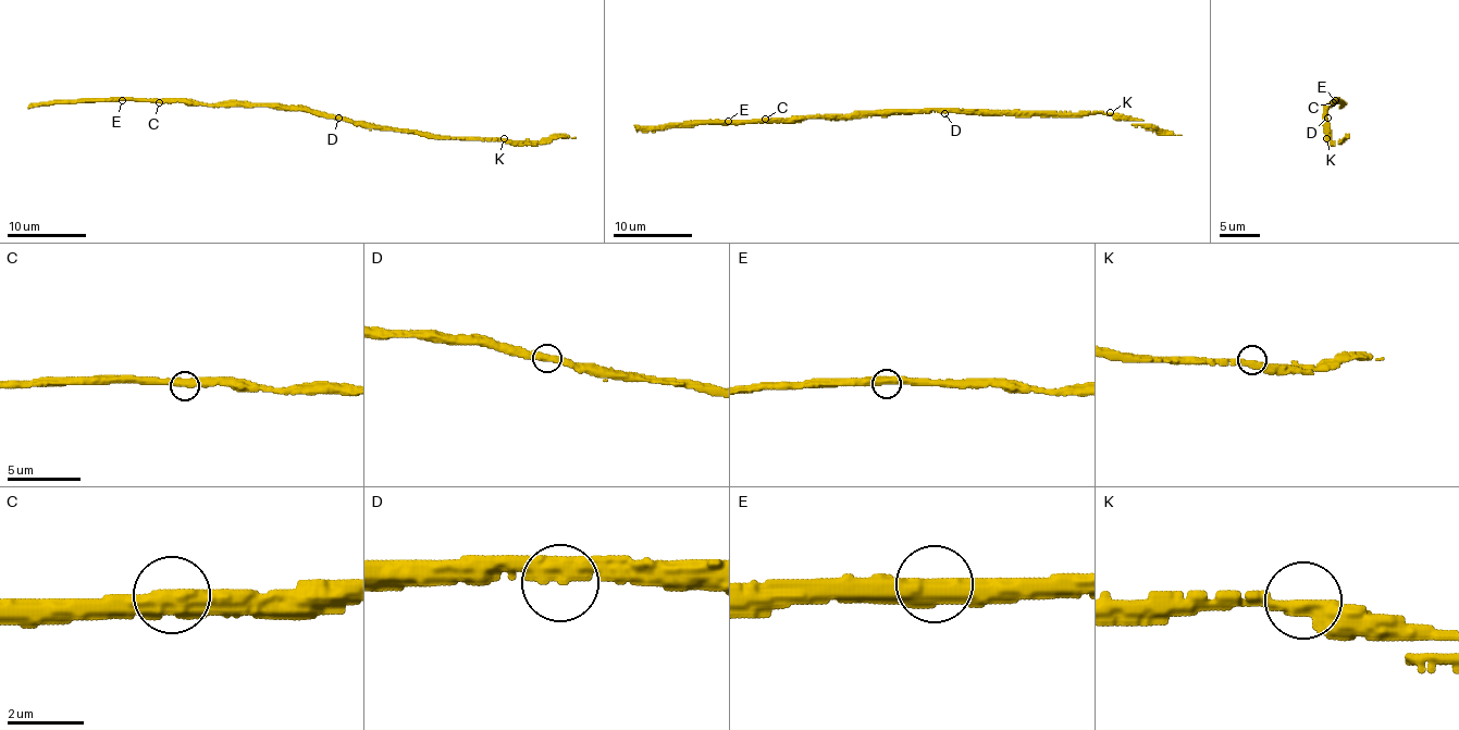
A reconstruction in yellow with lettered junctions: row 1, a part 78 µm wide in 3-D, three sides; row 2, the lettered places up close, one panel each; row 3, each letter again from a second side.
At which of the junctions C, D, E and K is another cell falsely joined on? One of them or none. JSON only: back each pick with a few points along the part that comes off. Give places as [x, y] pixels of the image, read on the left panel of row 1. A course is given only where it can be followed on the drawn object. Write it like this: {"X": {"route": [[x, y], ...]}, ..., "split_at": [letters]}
{"split_at": []}

